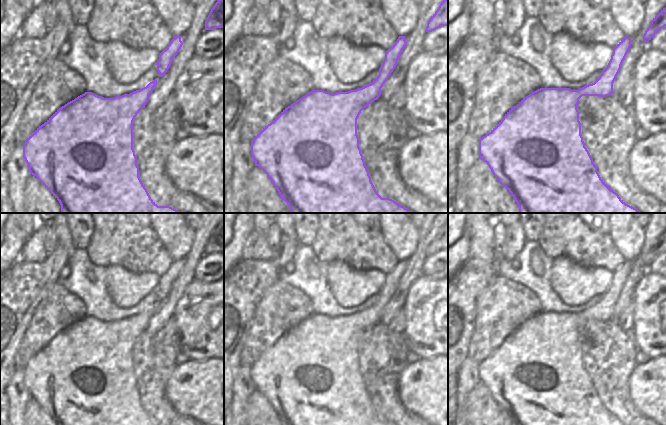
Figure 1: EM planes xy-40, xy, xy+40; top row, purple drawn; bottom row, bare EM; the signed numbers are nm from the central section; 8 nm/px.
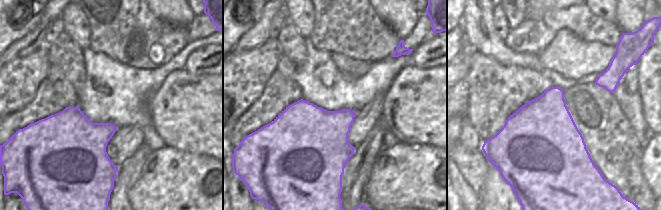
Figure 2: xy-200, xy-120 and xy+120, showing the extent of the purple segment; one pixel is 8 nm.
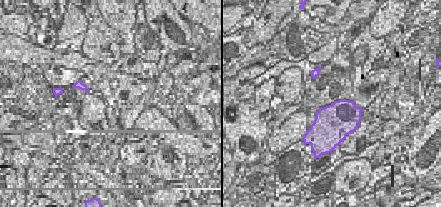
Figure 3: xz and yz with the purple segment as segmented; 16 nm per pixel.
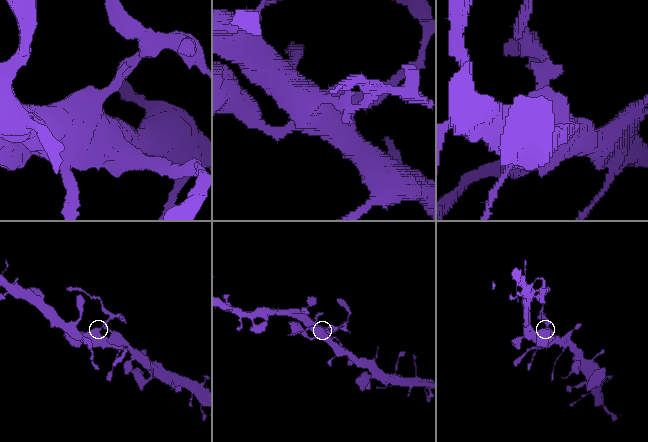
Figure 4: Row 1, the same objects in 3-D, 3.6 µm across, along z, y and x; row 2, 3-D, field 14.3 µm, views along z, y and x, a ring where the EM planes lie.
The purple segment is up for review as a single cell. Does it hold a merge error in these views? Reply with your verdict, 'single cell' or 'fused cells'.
fused cells

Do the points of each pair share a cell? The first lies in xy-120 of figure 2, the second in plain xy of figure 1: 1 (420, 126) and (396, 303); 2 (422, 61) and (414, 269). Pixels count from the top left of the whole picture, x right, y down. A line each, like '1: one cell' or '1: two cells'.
1: two cells
2: two cells

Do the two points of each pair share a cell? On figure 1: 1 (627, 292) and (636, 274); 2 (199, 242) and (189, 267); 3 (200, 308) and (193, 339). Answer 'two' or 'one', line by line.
1: one
2: one
3: one

